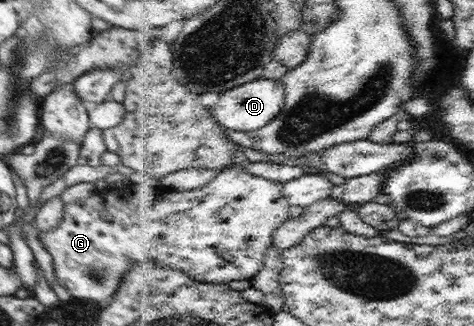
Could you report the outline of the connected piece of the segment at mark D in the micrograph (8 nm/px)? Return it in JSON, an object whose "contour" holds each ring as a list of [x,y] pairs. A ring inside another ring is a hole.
{"contour":[[[258,79],[239,86],[237,89],[229,90],[228,92],[206,92],[206,94],[200,94],[206,107],[213,111],[212,116],[216,118],[227,130],[260,130],[265,126],[272,125],[278,117],[281,116],[283,110],[287,105],[287,84],[284,80],[272,80],[272,79]]]}

